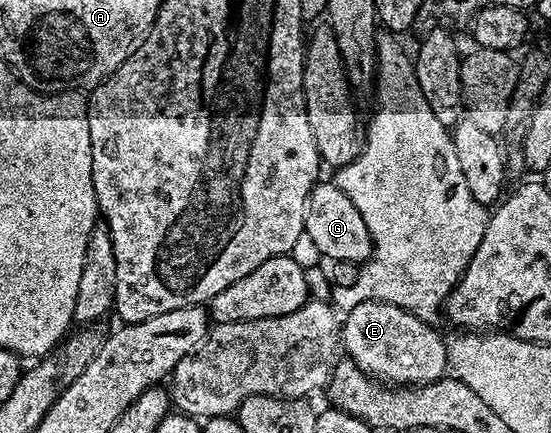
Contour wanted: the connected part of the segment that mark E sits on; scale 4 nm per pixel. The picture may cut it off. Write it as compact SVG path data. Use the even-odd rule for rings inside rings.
M383 301L350 305L348 311L350 314L340 325L340 345L345 356L364 372L406 387L427 385L447 372L446 341L433 324L421 321L408 309Z

